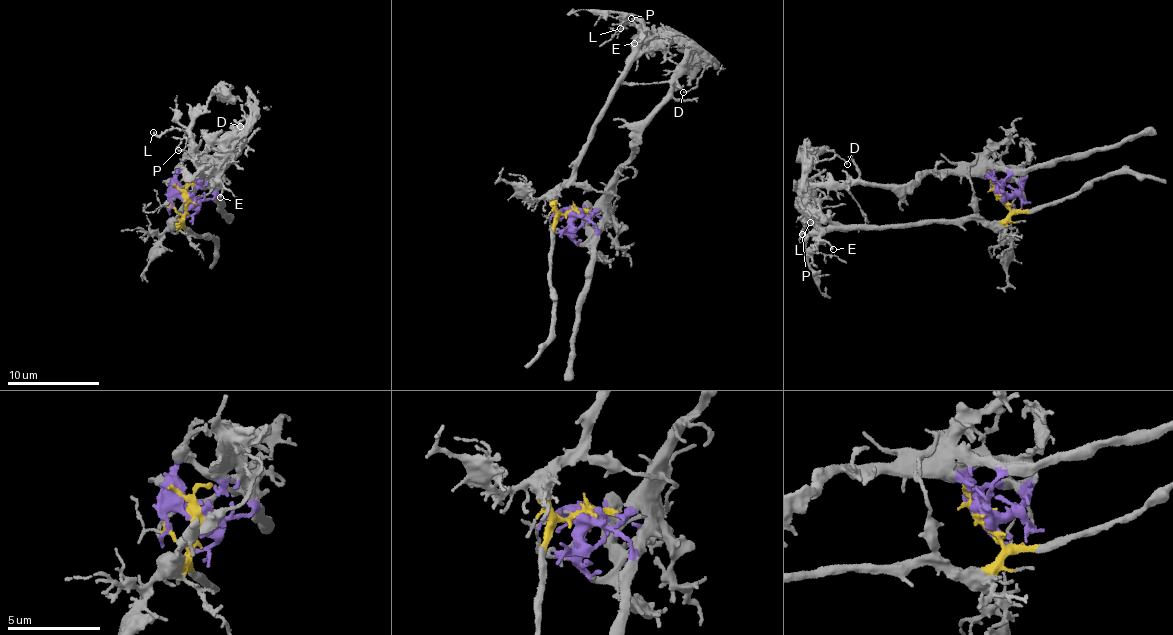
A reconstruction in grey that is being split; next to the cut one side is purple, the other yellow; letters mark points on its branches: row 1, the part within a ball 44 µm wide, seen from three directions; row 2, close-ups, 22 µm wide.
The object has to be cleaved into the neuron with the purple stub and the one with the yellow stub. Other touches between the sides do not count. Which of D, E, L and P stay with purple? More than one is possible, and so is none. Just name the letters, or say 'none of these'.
D

